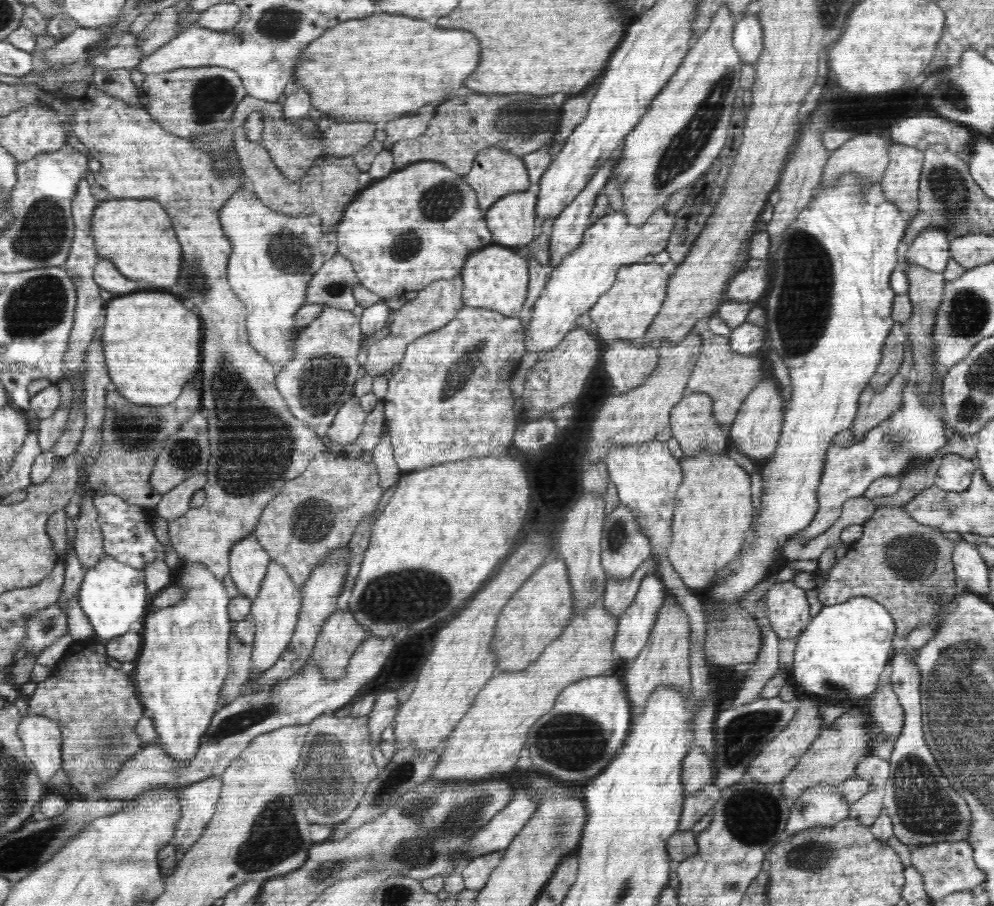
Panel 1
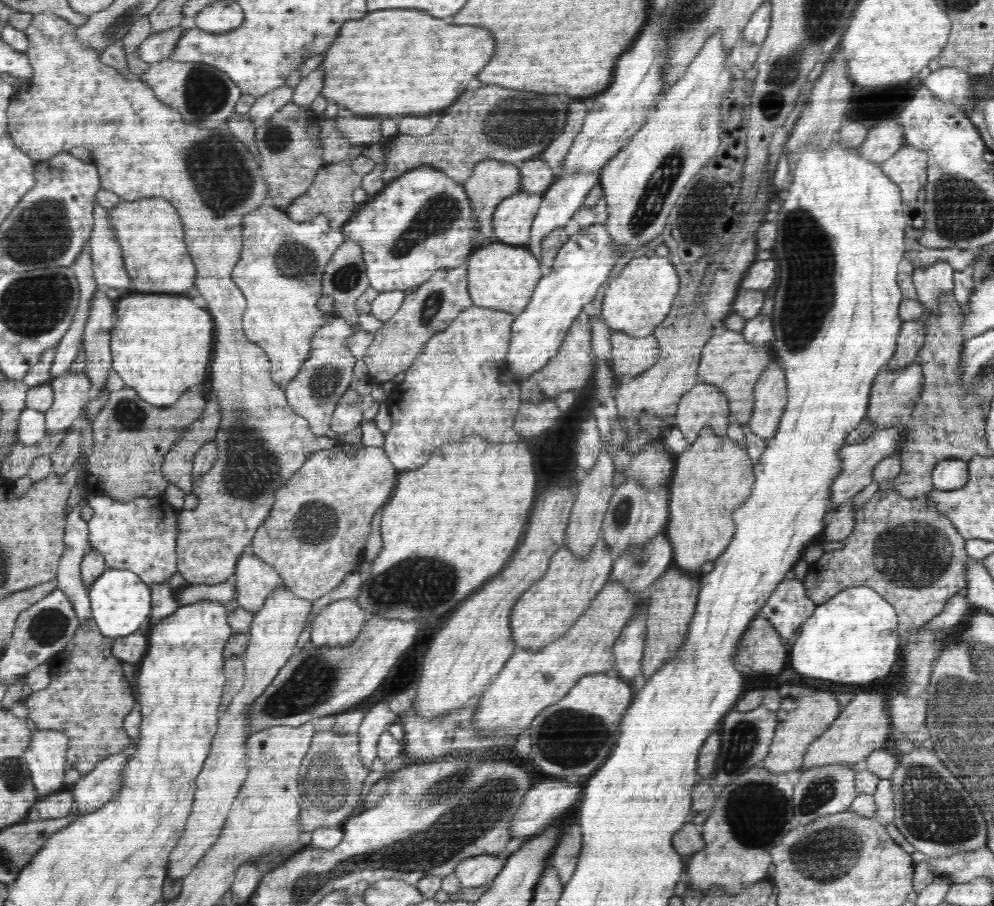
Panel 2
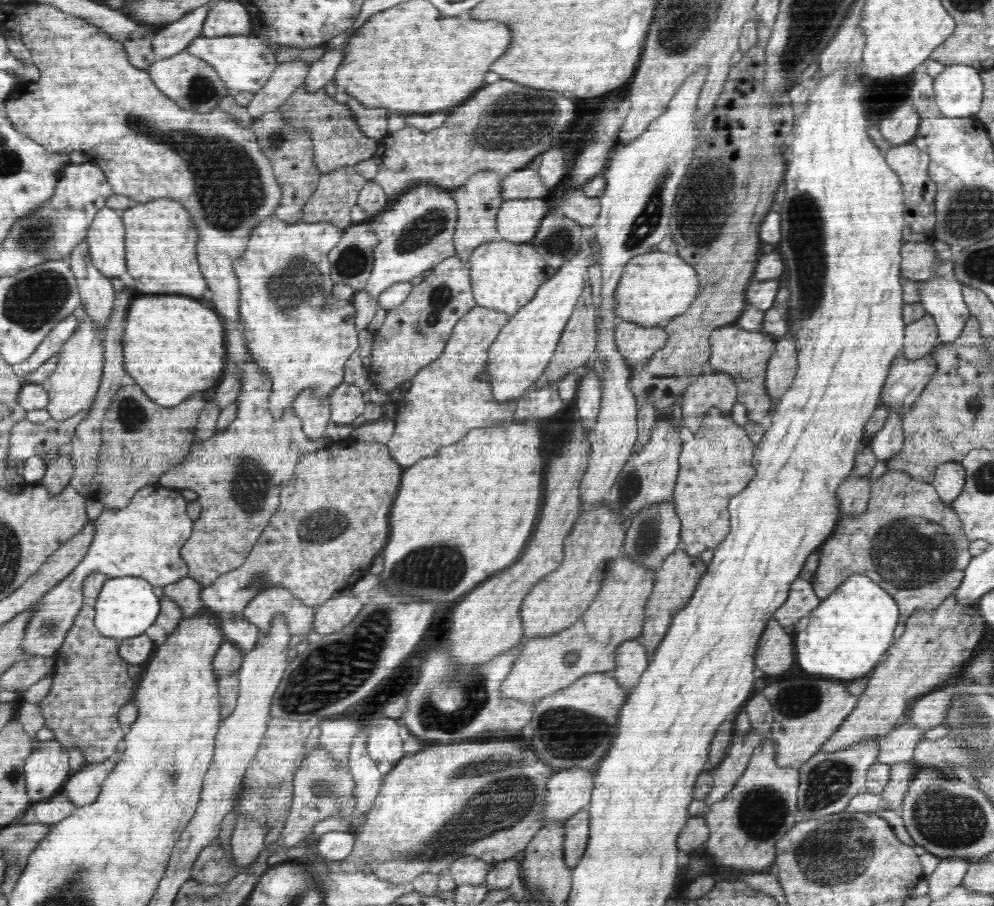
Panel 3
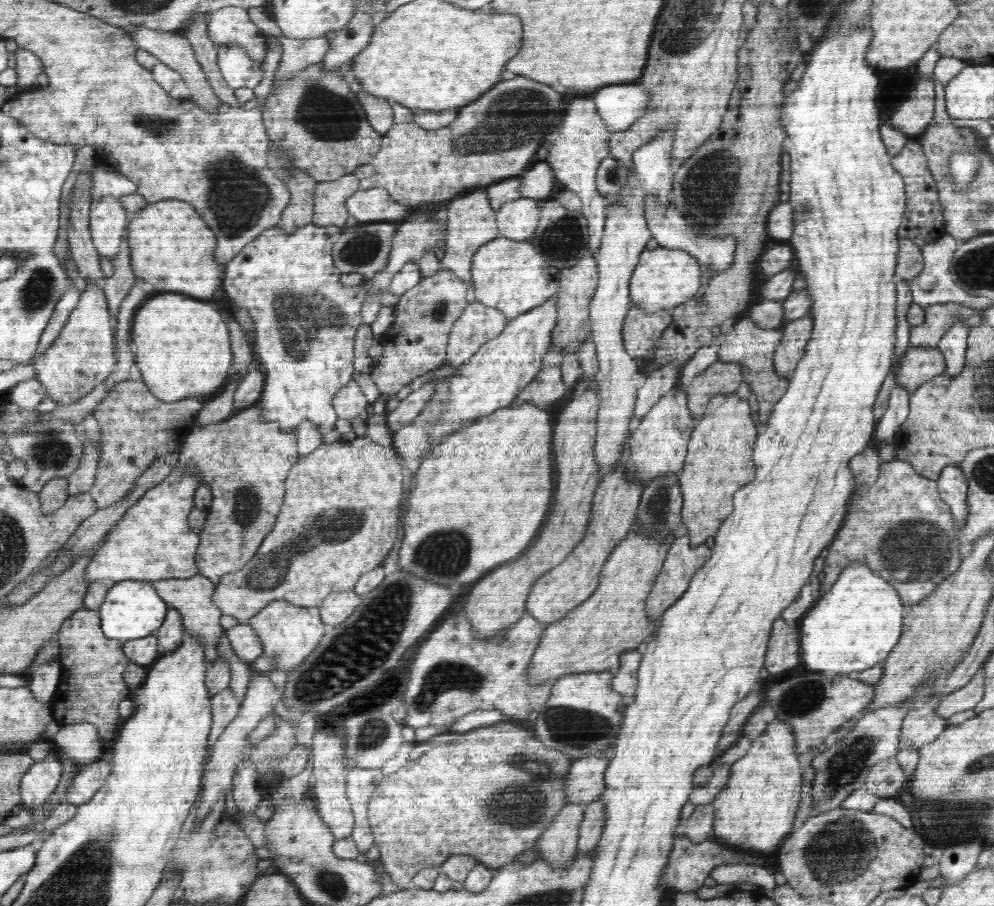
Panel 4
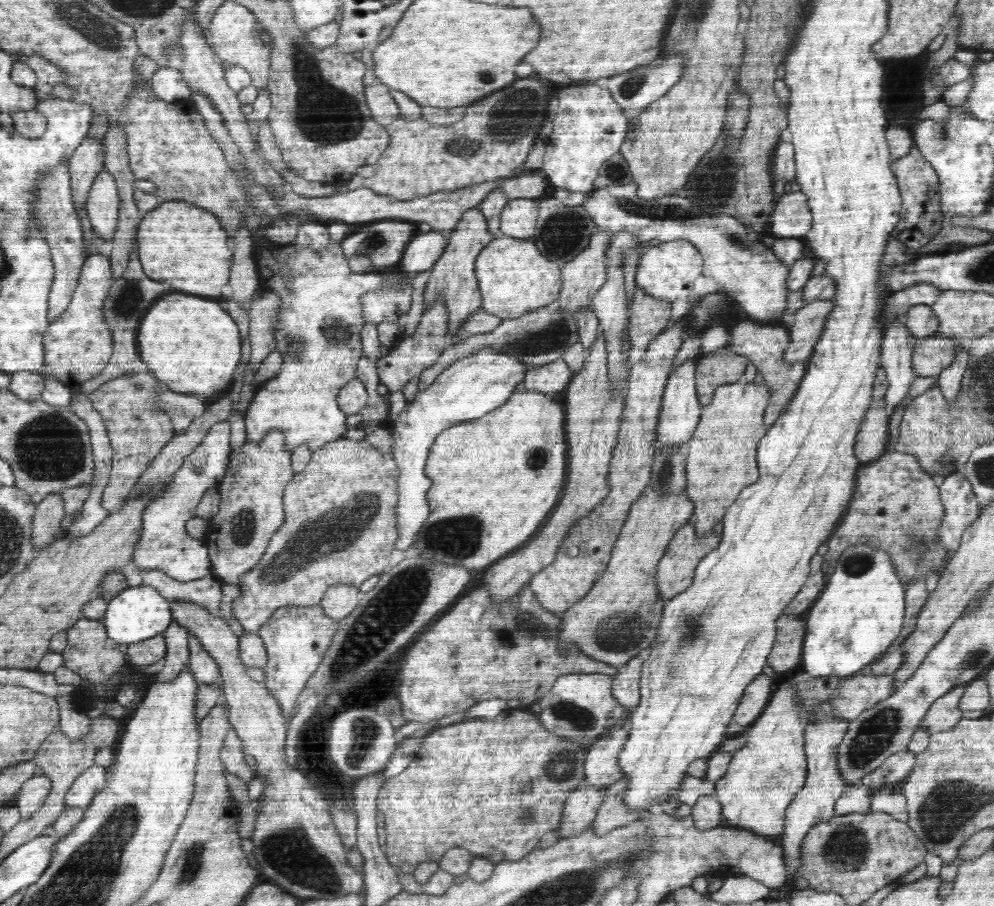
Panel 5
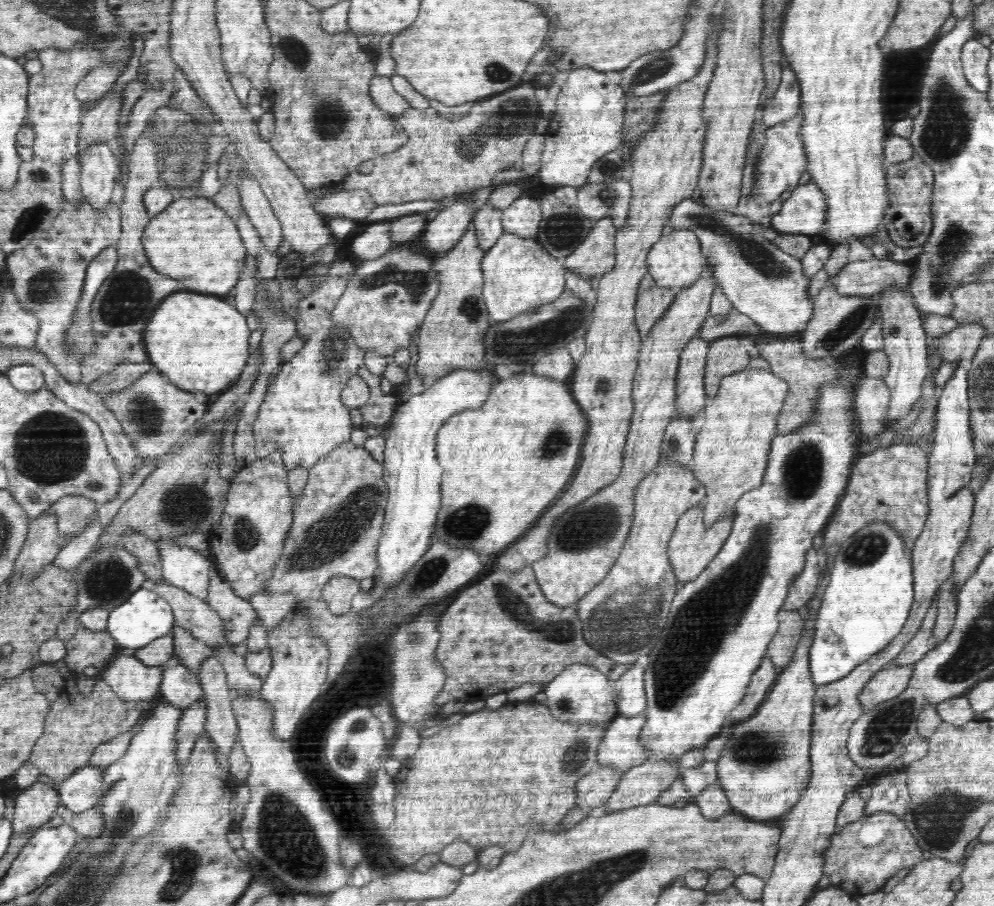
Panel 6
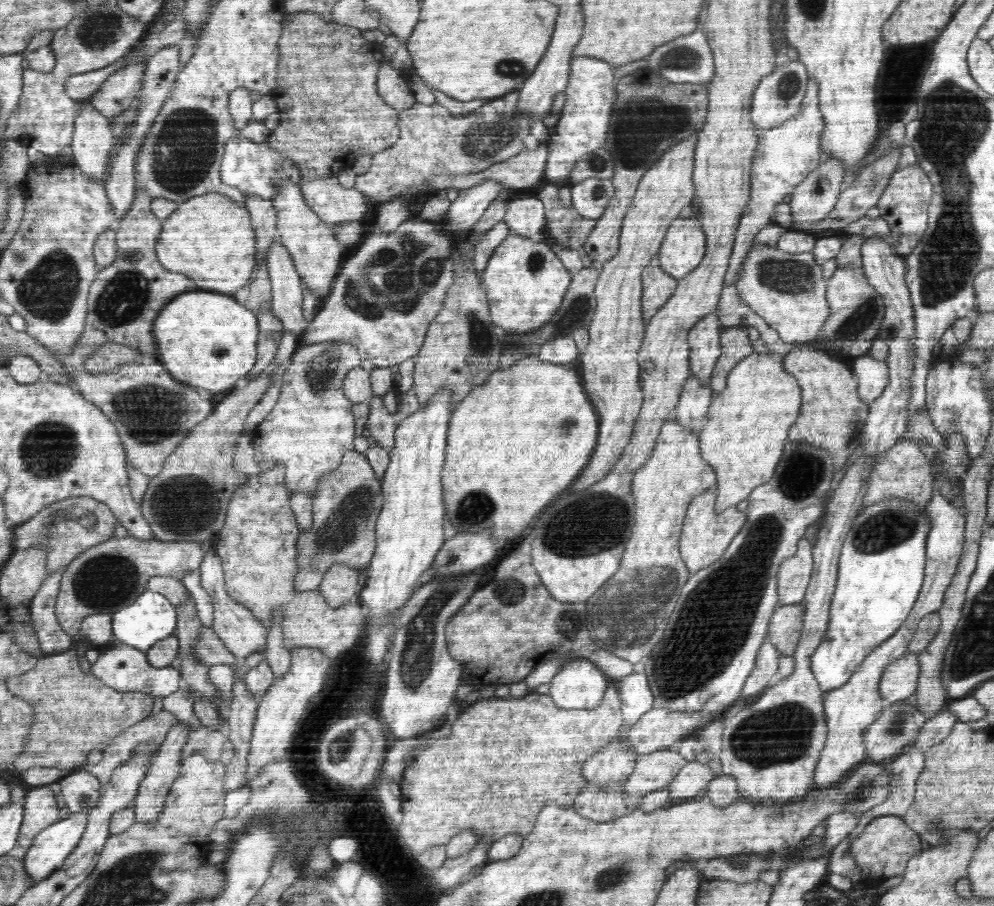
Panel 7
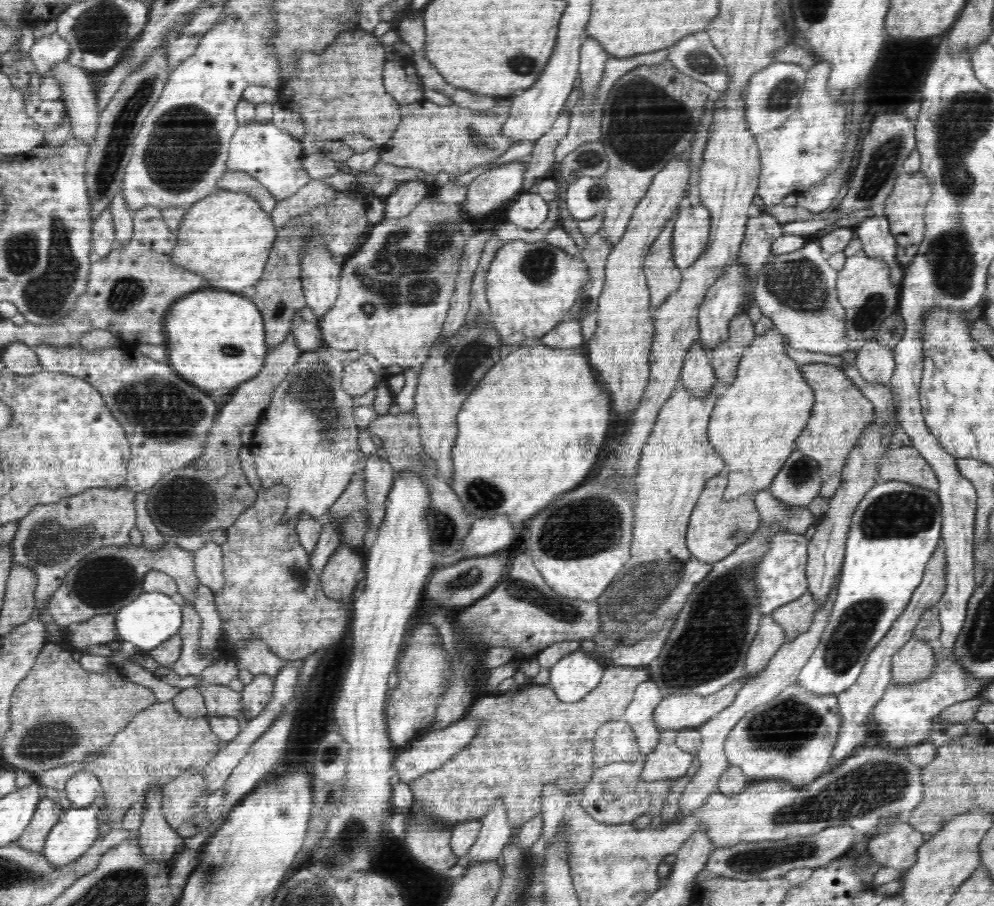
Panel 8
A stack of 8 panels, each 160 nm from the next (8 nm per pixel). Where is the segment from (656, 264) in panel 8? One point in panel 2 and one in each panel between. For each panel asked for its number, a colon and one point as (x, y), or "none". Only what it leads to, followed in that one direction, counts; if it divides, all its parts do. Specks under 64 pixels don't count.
2: (630, 356)
3: (637, 343)
4: (640, 329)
5: (647, 316)
6: (653, 300)
7: (658, 286)

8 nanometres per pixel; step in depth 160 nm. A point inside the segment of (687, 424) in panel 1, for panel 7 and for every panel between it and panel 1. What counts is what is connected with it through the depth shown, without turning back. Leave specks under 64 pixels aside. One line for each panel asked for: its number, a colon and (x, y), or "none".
2: (705, 405)
3: (714, 390)
4: (722, 377)
5: (722, 366)
6: (726, 355)
7: (735, 346)

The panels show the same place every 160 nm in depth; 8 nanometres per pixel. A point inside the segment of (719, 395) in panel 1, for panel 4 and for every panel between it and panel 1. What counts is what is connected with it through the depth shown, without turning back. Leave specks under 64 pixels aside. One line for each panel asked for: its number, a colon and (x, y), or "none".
2: (727, 360)
3: (743, 354)
4: (752, 346)

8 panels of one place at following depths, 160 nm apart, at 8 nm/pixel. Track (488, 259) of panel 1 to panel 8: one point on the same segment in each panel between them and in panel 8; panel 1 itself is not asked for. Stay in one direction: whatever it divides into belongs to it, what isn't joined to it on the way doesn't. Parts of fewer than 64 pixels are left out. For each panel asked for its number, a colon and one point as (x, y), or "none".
2: (503, 277)
3: (505, 275)
4: (511, 276)
5: (514, 277)
6: (519, 274)
7: (525, 282)
8: (529, 287)

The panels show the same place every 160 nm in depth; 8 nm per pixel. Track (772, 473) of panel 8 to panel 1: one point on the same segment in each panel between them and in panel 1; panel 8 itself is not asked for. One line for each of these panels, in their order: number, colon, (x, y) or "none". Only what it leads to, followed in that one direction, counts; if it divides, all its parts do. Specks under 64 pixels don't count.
1: (712, 514)
2: (712, 469)
3: (715, 465)
4: (717, 463)
5: (721, 452)
6: (746, 407)
7: (748, 422)

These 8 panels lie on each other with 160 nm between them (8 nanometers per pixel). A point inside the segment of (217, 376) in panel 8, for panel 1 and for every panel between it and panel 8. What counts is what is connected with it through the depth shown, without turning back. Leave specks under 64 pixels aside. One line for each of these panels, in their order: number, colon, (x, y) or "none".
1: (151, 343)
2: (161, 345)
3: (173, 346)
4: (182, 347)
5: (190, 344)
6: (200, 342)
7: (206, 339)

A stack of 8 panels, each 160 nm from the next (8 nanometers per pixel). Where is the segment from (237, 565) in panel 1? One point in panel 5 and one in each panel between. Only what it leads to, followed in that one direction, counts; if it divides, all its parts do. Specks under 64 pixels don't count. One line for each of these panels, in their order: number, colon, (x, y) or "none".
2: (254, 581)
3: (274, 601)
4: (291, 633)
5: (296, 638)

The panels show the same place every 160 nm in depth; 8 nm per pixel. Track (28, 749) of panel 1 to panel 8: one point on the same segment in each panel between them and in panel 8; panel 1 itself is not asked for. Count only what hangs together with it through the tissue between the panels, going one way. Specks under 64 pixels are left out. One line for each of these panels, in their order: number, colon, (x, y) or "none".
2: (46, 755)
3: (46, 770)
4: (39, 782)
5: (30, 798)
6: (35, 806)
7: (40, 810)
8: (48, 813)

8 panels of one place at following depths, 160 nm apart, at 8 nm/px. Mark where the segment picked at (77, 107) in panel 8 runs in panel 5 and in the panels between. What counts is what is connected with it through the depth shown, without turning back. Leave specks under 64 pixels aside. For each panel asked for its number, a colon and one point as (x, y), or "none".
5: (102, 206)
6: (99, 167)
7: (92, 140)

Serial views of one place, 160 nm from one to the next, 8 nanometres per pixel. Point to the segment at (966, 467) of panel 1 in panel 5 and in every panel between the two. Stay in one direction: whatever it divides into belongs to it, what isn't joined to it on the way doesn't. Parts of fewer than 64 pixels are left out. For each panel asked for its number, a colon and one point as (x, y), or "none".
2: (950, 474)
3: (949, 479)
4: (952, 484)
5: (962, 508)

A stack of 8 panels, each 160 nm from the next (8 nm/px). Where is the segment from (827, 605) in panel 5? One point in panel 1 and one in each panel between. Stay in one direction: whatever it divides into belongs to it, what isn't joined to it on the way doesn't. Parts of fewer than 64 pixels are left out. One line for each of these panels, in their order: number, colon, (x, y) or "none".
1: (840, 656)
2: (853, 639)
3: (848, 634)
4: (852, 627)

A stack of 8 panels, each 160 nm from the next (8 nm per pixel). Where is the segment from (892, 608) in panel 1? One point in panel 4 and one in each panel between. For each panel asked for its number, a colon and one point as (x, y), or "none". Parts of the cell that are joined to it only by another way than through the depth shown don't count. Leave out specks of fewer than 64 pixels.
2: (903, 548)
3: (910, 542)
4: (898, 525)

